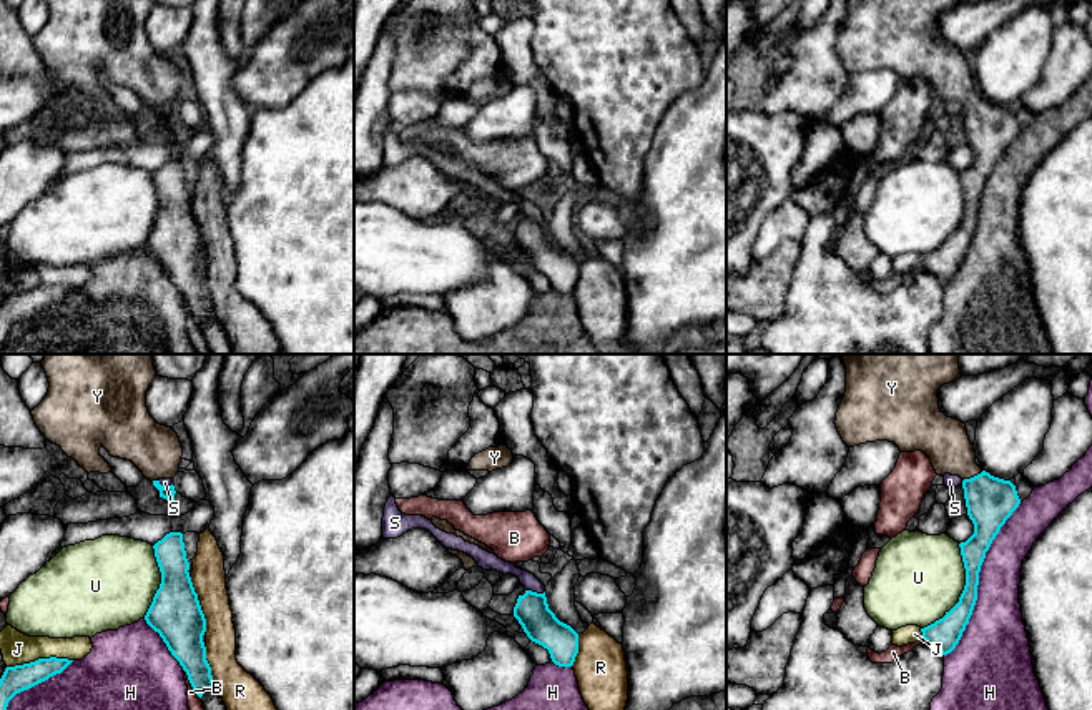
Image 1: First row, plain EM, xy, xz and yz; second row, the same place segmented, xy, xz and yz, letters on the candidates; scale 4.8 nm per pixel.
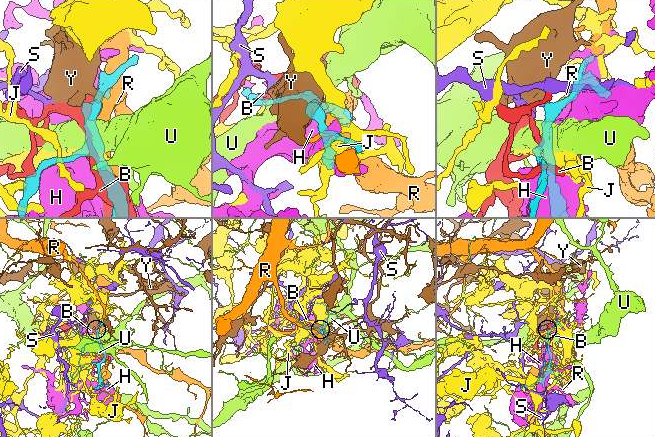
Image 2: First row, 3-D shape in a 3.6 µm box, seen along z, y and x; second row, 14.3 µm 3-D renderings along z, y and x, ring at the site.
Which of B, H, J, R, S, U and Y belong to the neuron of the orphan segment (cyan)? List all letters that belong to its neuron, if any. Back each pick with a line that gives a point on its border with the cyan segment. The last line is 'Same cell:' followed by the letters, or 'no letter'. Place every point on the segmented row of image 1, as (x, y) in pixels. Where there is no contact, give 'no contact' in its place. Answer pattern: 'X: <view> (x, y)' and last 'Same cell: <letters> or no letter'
Y: yz (974, 476)
Same cell: Y

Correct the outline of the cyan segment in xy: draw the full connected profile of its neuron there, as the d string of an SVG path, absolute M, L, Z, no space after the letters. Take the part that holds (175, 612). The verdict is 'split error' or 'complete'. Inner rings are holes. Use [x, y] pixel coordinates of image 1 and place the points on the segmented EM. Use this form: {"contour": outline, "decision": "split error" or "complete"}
{"contour": "M170 532L153 549L161 572L161 584L145 620L160 634L201 698L204 692L216 690L216 687L203 642L206 619L188 572L189 562L183 534Z", "decision": "complete"}

